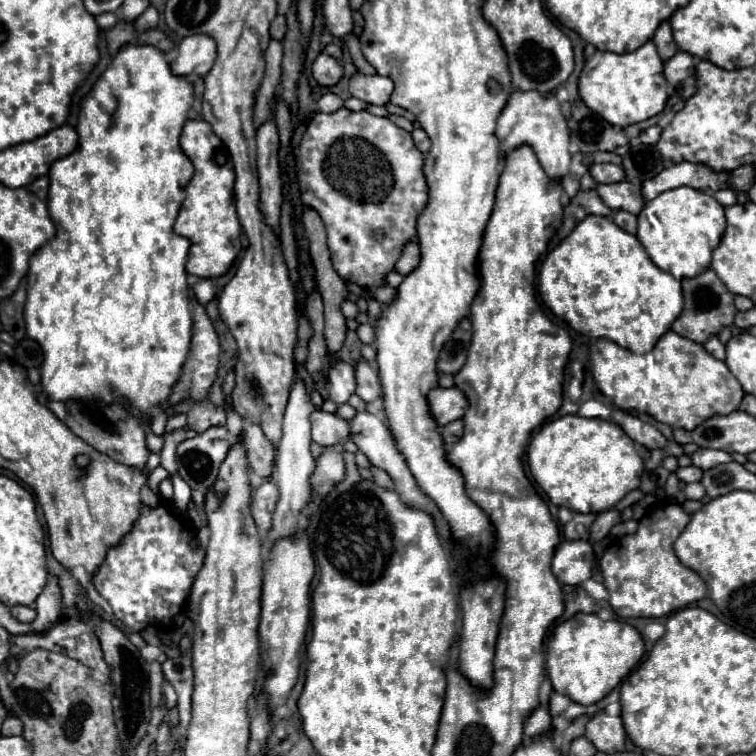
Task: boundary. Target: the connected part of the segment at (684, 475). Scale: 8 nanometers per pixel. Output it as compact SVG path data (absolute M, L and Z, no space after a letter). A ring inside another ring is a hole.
M685 466L685 468L679 468L677 470L677 476L679 480L683 480L685 484L687 482L699 482L703 478L703 470L697 468L697 466Z

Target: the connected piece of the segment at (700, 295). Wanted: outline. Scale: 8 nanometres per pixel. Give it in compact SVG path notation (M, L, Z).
M705 270L703 274L695 276L695 278L683 278L683 298L685 298L685 306L681 316L673 322L673 332L677 332L679 336L691 338L693 342L703 344L709 336L719 334L719 330L723 326L731 326L733 318L737 314L737 308L733 304L733 294L727 290L727 286L717 278L717 274L713 274L713 270Z

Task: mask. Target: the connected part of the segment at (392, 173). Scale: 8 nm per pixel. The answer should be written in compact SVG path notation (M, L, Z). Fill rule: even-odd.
M341 108L333 114L323 114L323 112L315 112L303 138L301 138L301 144L299 144L299 188L301 188L301 198L303 198L303 206L311 206L319 212L323 224L325 224L325 230L327 230L327 244L329 244L329 252L331 252L331 262L333 262L333 268L337 270L337 274L343 278L343 280L349 280L349 282L355 282L359 284L361 288L365 290L371 290L373 286L381 286L385 284L385 274L395 270L395 262L397 258L401 256L401 248L405 242L409 242L411 238L415 238L415 224L417 224L417 216L421 214L421 210L425 208L427 204L427 180L423 176L423 154L415 148L413 140L411 140L411 134L399 126L395 126L389 118L379 118L379 116L373 116L371 112L367 110L361 110L361 112L351 112L347 108Z

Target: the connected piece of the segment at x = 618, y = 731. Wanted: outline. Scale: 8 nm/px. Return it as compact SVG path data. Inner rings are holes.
M605 710L597 712L585 728L585 738L595 744L599 752L615 754L625 748L625 728L619 716L609 716Z

